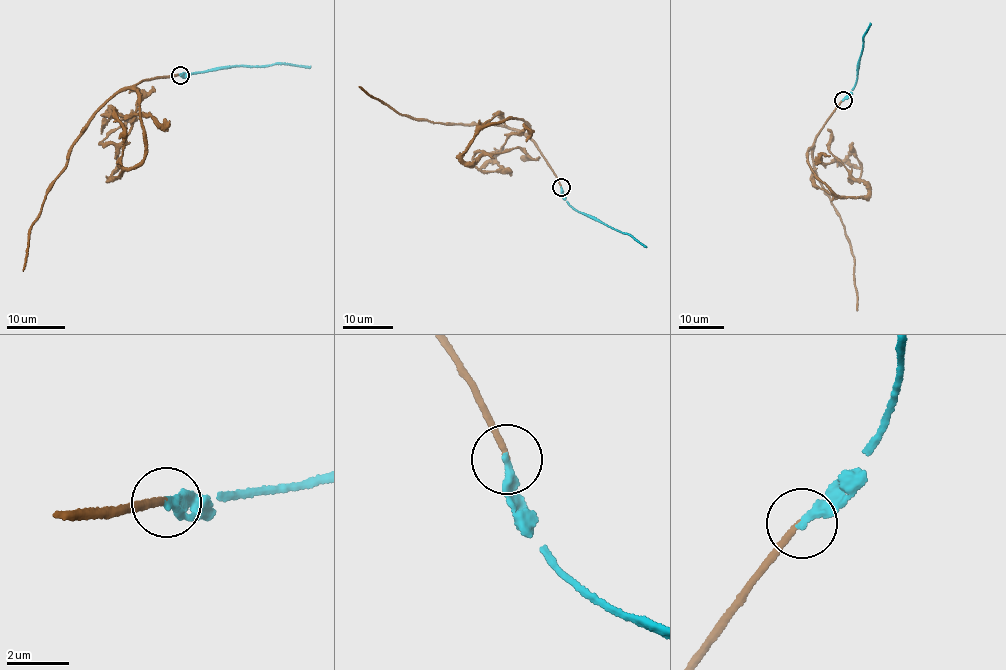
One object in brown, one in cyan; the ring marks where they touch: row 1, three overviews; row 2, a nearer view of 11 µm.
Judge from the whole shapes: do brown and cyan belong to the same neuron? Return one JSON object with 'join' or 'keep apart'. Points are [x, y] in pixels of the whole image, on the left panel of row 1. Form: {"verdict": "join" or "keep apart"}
{"verdict": "join"}

